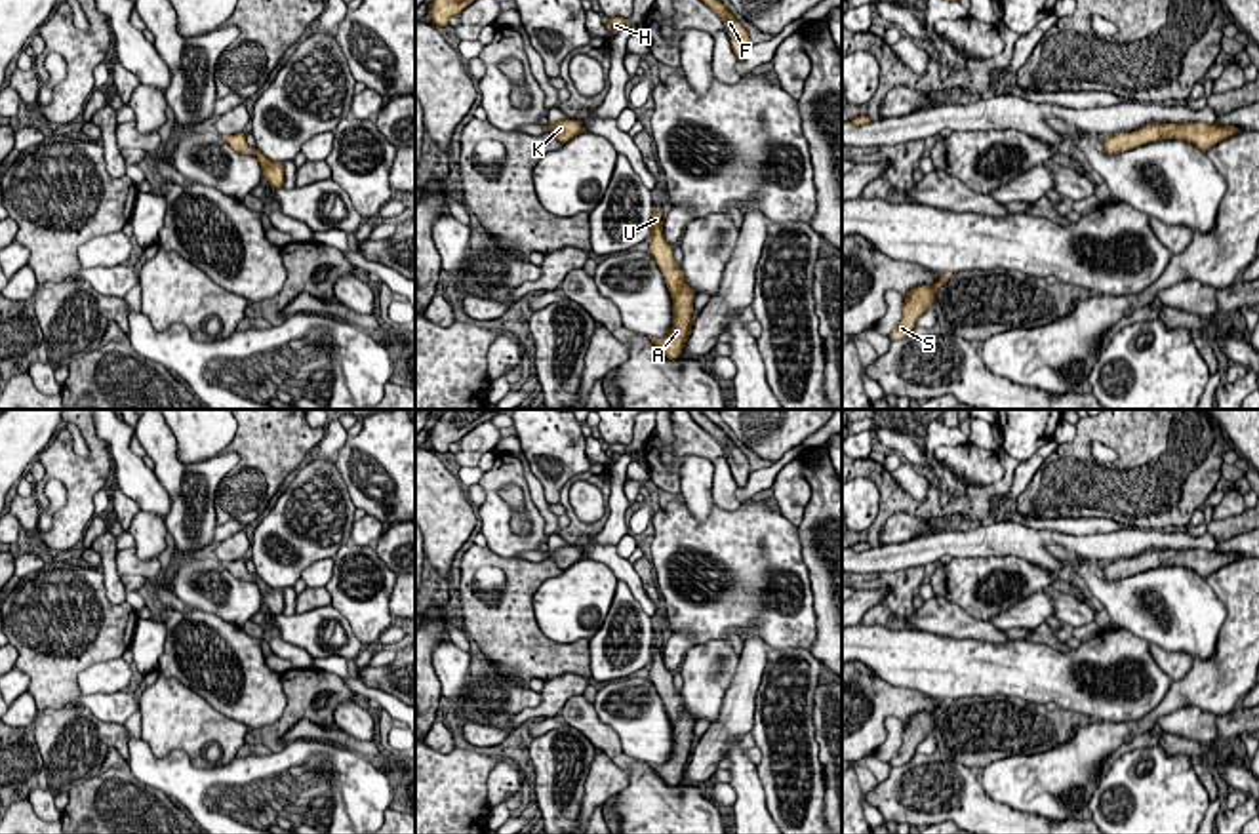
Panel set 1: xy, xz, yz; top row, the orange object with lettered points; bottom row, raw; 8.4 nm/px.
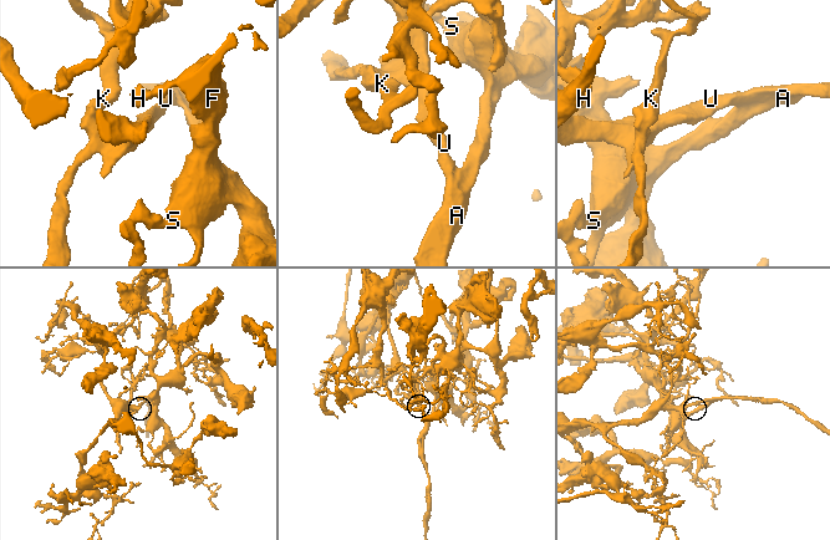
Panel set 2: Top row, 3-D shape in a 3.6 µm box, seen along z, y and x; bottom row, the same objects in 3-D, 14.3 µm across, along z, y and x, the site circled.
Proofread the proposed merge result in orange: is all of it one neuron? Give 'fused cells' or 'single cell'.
single cell

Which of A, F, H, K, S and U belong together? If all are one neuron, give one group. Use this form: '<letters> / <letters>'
A F H K S U

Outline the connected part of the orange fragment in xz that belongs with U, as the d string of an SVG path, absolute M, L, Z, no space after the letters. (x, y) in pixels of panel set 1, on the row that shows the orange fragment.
M655 206L651 215L651 236L648 253L655 259L657 267L661 268L672 299L672 328L665 337L651 339L651 343L669 360L676 360L680 358L684 343L691 329L695 291L686 284L682 267L674 263L674 249L663 236L663 221Z

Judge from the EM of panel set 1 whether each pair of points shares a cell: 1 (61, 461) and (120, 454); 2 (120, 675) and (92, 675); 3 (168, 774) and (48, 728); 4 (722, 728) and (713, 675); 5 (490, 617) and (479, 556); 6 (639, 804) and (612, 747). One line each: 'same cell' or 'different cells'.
1: different cells
2: same cell
3: different cells
4: different cells
5: same cell
6: same cell

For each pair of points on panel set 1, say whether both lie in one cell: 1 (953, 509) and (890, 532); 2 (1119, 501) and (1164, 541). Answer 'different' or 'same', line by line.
1: different
2: different

